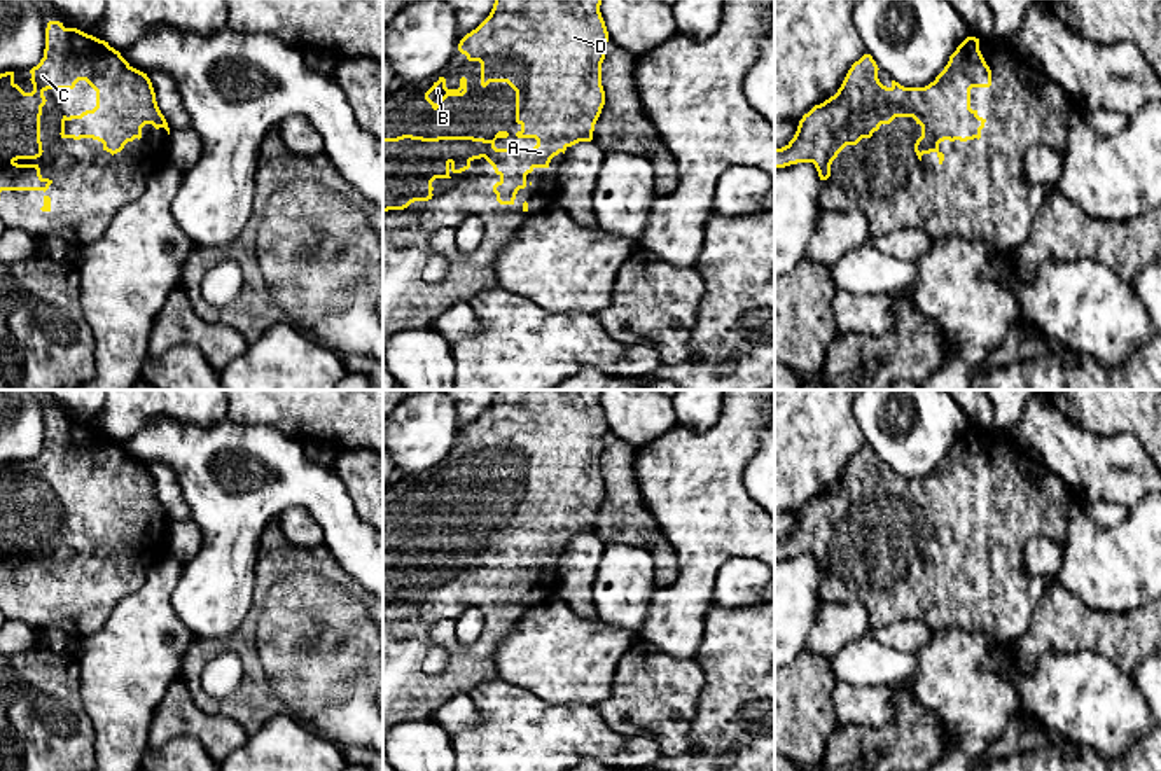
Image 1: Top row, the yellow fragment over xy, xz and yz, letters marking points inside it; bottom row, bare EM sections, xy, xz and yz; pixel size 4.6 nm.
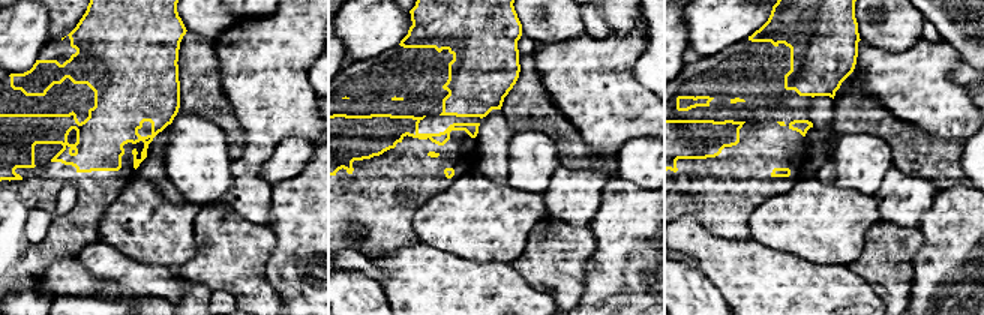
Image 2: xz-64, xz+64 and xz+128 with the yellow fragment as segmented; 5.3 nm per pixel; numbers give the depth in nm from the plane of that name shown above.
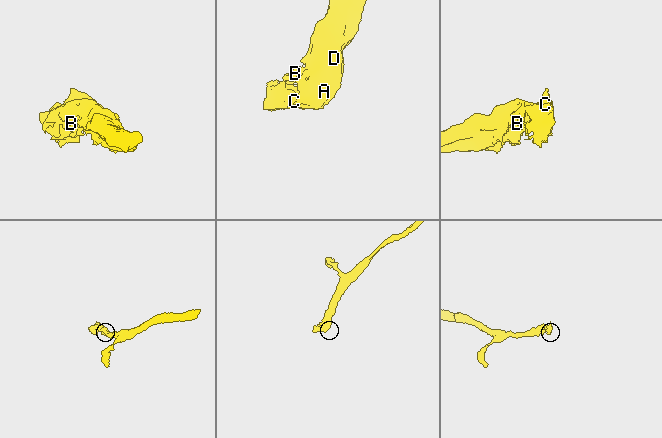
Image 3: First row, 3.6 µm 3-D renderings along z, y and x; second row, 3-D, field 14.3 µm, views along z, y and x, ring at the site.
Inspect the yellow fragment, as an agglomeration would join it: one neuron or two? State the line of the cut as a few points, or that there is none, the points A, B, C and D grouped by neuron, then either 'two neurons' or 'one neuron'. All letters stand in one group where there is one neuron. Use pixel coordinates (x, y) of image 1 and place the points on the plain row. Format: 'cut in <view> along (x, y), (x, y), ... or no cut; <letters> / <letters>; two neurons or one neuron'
no cut; A B C D; one neuron

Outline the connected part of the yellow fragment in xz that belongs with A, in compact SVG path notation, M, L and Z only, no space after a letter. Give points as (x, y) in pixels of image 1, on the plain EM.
M495 390L490 407L470 425L467 425L458 442L469 453L481 455L481 477L490 474L507 474L516 483L516 514L521 521L518 530L535 530L533 540L497 540L497 530L507 530L507 523L498 523L493 531L474 528L437 528L423 530L402 526L383 530L383 605L388 601L404 601L414 593L432 591L432 573L435 570L451 570L449 565L462 565L470 559L474 551L484 549L500 568L493 577L500 596L514 596L519 580L528 577L526 566L535 559L549 559L549 554L560 544L579 533L591 533L594 516L605 497L601 477L601 455L605 451L605 435L608 423L600 404L601 390Z

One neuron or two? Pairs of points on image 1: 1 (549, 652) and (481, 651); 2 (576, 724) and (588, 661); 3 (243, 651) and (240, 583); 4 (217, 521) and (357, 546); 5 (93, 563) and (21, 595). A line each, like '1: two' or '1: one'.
1: two
2: two
3: two
4: one
5: one

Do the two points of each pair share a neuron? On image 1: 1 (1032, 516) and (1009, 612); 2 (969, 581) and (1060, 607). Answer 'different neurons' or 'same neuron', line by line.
1: same neuron
2: different neurons

